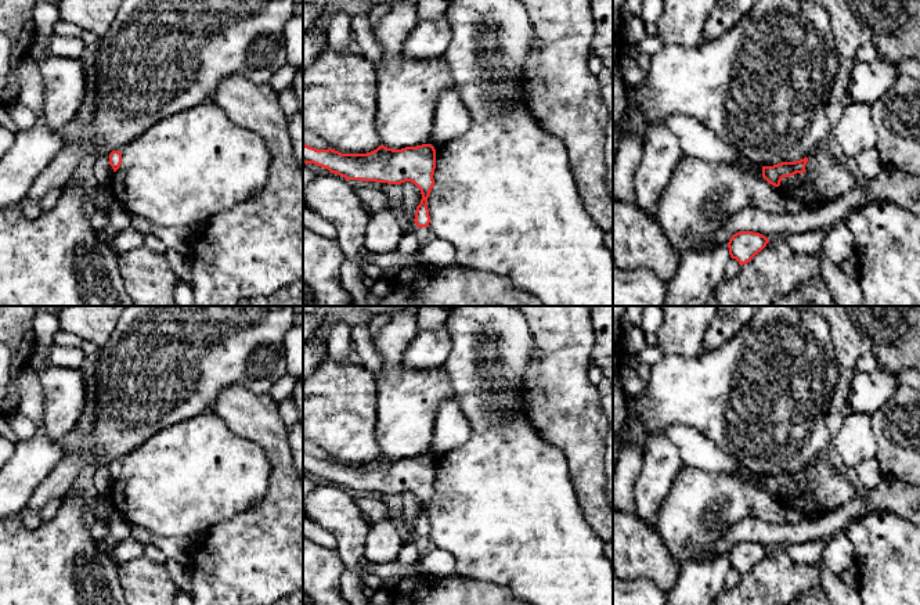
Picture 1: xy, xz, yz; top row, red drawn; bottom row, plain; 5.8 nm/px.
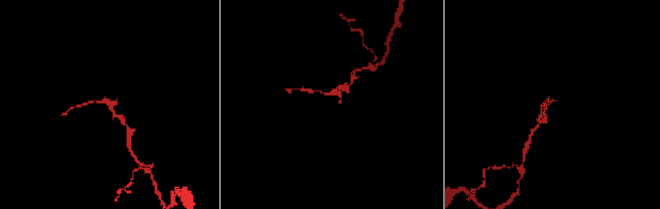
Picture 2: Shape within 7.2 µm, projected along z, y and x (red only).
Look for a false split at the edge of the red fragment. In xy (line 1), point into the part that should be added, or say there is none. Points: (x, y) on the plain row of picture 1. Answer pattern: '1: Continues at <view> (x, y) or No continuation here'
1: No continuation here

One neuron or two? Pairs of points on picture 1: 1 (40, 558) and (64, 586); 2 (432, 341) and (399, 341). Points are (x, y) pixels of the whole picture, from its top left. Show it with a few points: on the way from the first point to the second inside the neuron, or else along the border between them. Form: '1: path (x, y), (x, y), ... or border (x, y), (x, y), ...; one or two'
1: path (43, 565), (57, 579); one
2: border (419, 330), (404, 353), (403, 366), (406, 368); two

